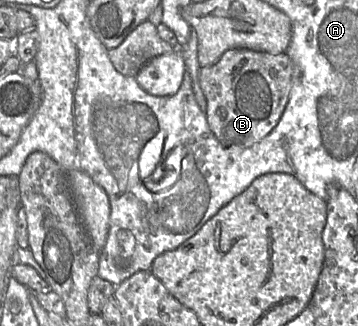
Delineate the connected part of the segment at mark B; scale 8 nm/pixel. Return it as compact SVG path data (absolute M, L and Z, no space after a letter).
M230 49L214 64L200 67L199 84L206 100L207 123L225 148L249 148L261 141L279 123L289 100L293 63L286 53L269 54L249 49Z

